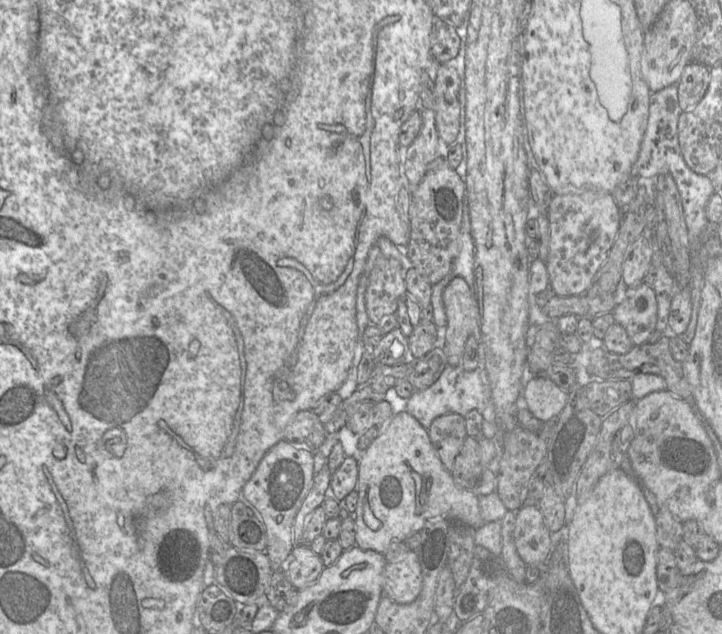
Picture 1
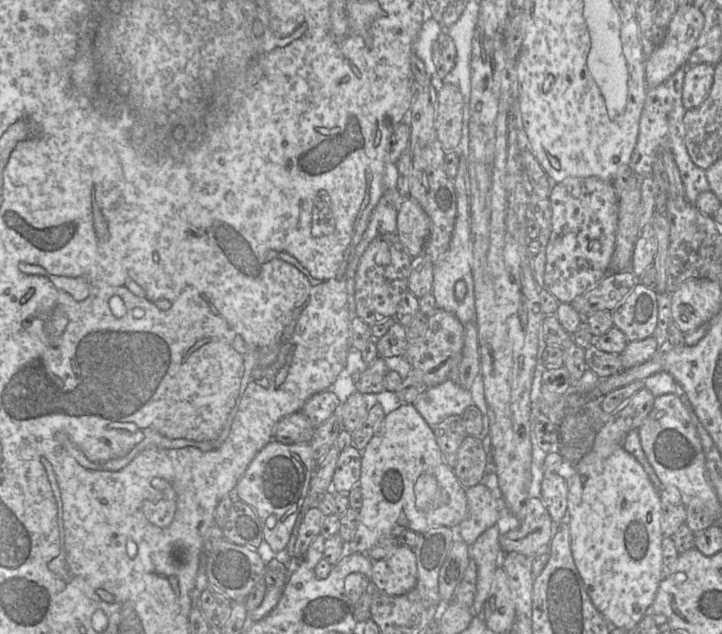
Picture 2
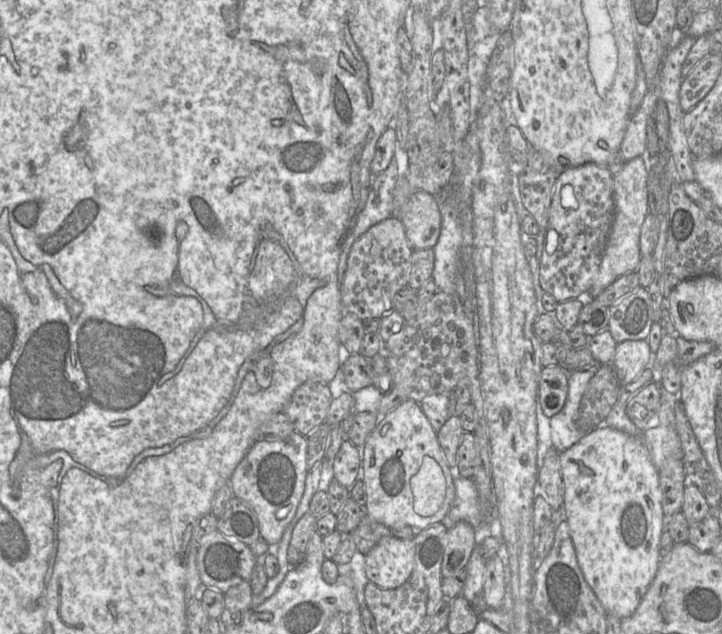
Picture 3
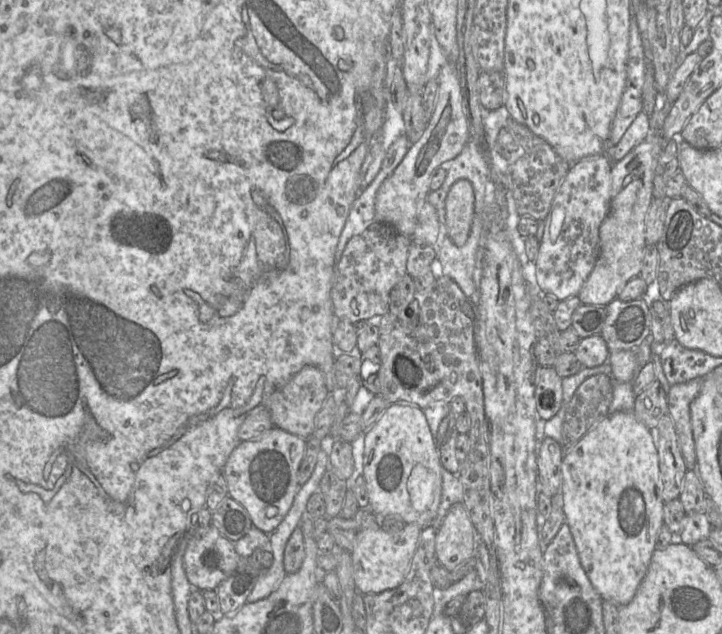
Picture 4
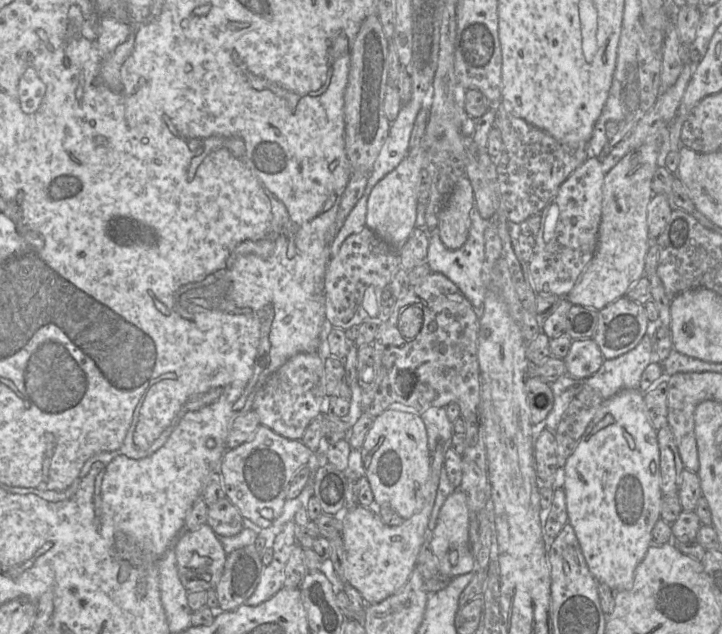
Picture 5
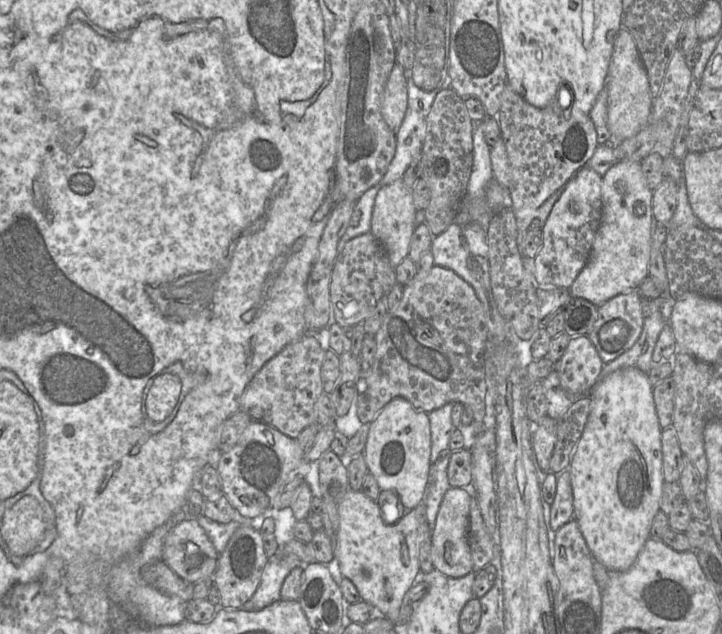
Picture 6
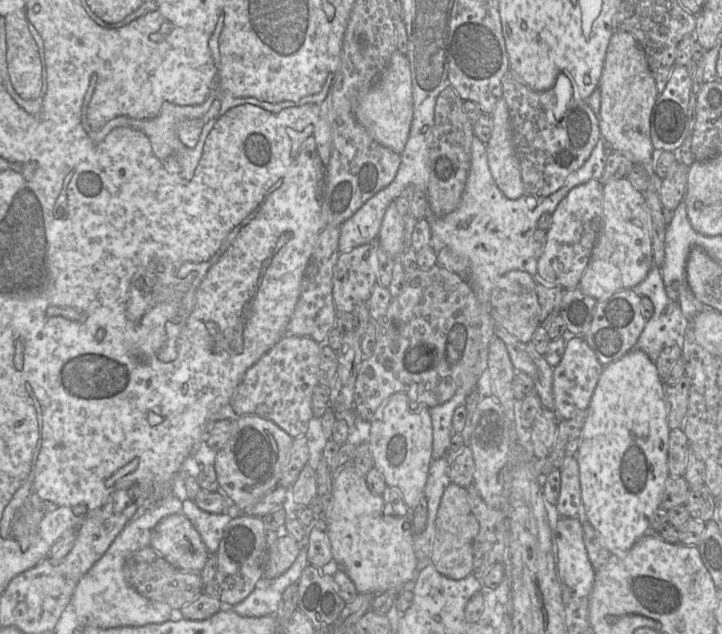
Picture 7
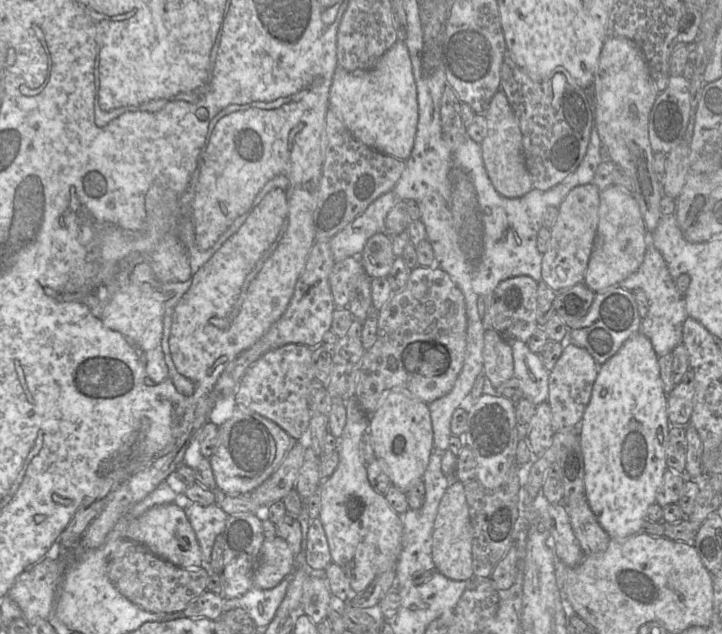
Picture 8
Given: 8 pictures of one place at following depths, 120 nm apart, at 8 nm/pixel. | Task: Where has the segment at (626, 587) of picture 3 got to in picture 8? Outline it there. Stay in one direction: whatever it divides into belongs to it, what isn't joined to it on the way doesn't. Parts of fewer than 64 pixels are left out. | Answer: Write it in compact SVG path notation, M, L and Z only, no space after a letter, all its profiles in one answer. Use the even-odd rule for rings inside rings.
M641 332L632 335L615 355L599 366L590 401L579 424L585 496L599 524L612 539L625 539L641 532L647 510L656 503L656 494L667 469L670 425L658 358L649 338Z

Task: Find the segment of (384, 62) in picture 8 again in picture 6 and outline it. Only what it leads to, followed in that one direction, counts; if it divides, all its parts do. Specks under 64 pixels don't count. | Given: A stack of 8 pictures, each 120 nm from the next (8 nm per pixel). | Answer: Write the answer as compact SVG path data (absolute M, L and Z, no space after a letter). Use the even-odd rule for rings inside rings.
M395 64L389 75L381 102L383 117L396 134L404 119L408 103L405 69Z

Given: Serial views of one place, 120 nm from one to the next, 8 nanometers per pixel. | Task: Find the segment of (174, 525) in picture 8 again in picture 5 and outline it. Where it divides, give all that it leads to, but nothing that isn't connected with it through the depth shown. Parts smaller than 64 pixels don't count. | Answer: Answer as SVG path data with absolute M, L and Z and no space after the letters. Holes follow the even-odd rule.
M205 523L196 530L185 529L174 543L179 578L183 586L191 590L215 589L220 581L227 558L222 543L212 527Z

